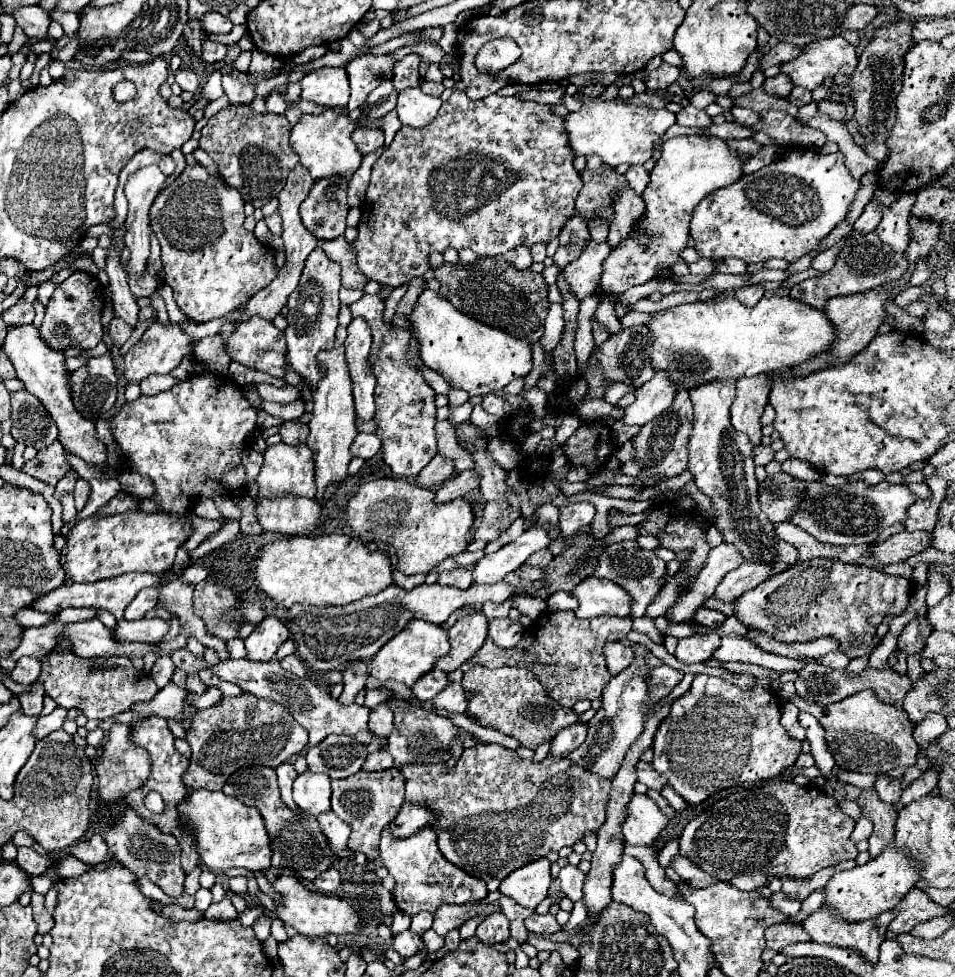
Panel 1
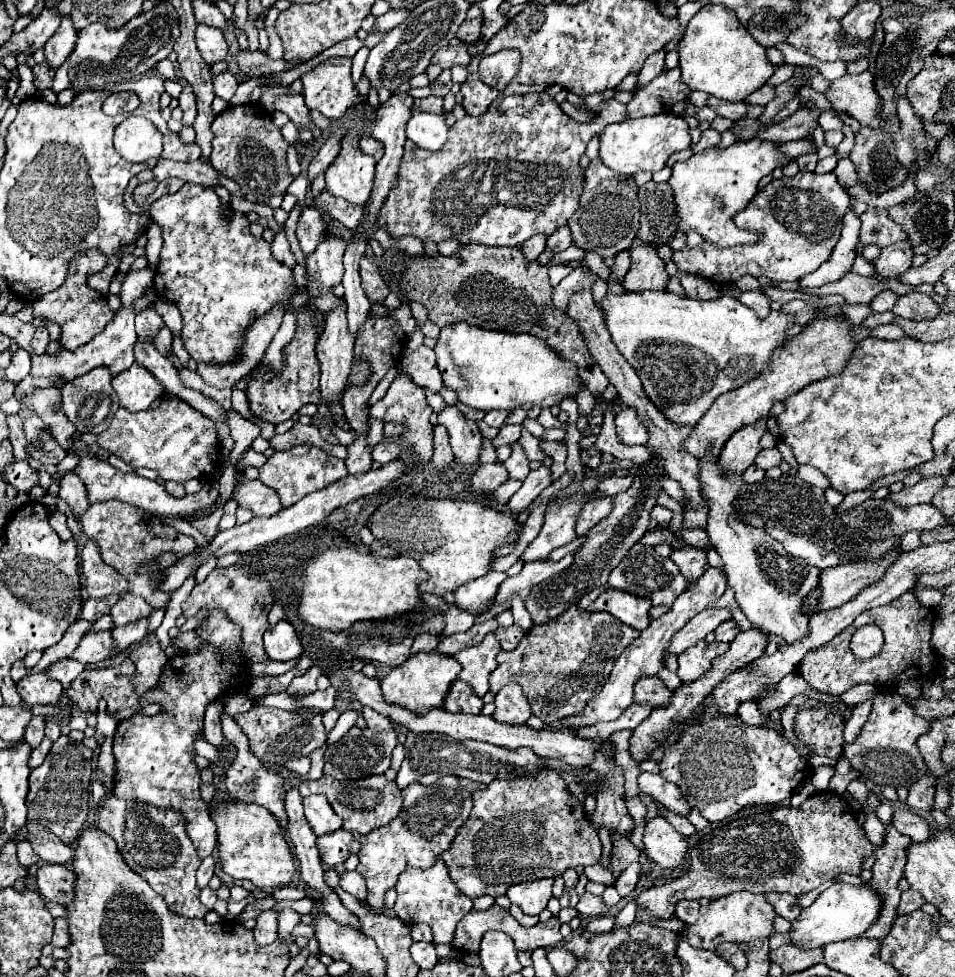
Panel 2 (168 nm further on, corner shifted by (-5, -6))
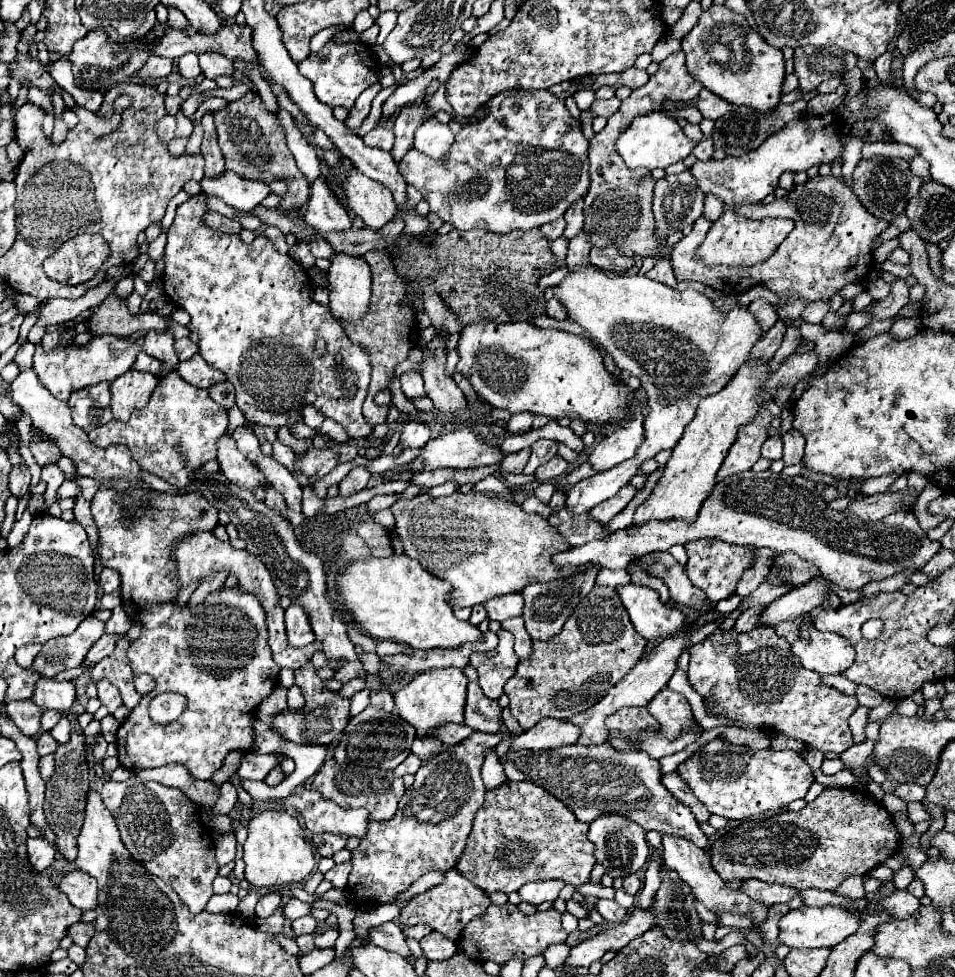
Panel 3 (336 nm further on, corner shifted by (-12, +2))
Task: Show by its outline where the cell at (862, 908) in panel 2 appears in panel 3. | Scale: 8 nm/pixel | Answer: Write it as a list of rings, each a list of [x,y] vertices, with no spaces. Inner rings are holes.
[[[801,906],[795,910],[789,910],[779,920],[779,942],[787,944],[791,948],[831,948],[839,942],[843,942],[847,936],[855,934],[859,928],[861,918],[855,918],[855,910],[843,910],[843,906]]]

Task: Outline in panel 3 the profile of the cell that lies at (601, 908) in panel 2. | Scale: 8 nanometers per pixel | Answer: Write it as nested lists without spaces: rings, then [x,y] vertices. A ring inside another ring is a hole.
[[[599,898],[599,900],[595,902],[595,910],[597,910],[607,922],[615,922],[615,924],[619,924],[619,922],[625,918],[625,914],[627,914],[627,910],[625,910],[623,906],[619,906],[615,900],[605,900],[605,898]]]

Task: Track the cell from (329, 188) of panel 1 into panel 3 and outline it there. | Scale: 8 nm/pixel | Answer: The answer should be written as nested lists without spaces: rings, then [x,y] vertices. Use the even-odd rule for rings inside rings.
[[[315,236],[315,238],[309,240],[309,248],[311,248],[311,254],[313,254],[315,258],[329,258],[329,256],[333,254],[331,244],[329,244],[327,240],[319,238],[319,236]]]

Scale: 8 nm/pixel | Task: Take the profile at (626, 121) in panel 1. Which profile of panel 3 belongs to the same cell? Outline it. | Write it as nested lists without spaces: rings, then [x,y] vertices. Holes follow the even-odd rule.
[[[649,112],[649,114],[635,116],[631,126],[625,128],[615,142],[617,154],[623,158],[623,162],[629,168],[641,166],[647,170],[667,168],[669,164],[675,164],[675,162],[683,160],[685,156],[689,156],[693,148],[695,148],[695,142],[683,134],[677,120],[671,118],[667,112]]]

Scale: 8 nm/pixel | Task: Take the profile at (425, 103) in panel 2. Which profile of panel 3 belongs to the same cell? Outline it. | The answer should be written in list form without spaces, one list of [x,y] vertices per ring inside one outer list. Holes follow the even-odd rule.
[[[423,102],[419,106],[403,106],[395,118],[395,146],[391,150],[395,162],[399,162],[403,158],[403,154],[413,146],[413,134],[415,128],[427,120],[429,114],[429,106]]]

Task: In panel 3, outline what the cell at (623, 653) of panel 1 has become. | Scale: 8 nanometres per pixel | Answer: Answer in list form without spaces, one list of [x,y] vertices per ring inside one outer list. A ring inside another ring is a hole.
[[[669,686],[659,690],[659,694],[647,704],[647,710],[663,726],[667,738],[677,738],[681,730],[685,730],[695,722],[691,714],[691,706],[685,700],[685,696],[673,692]]]

